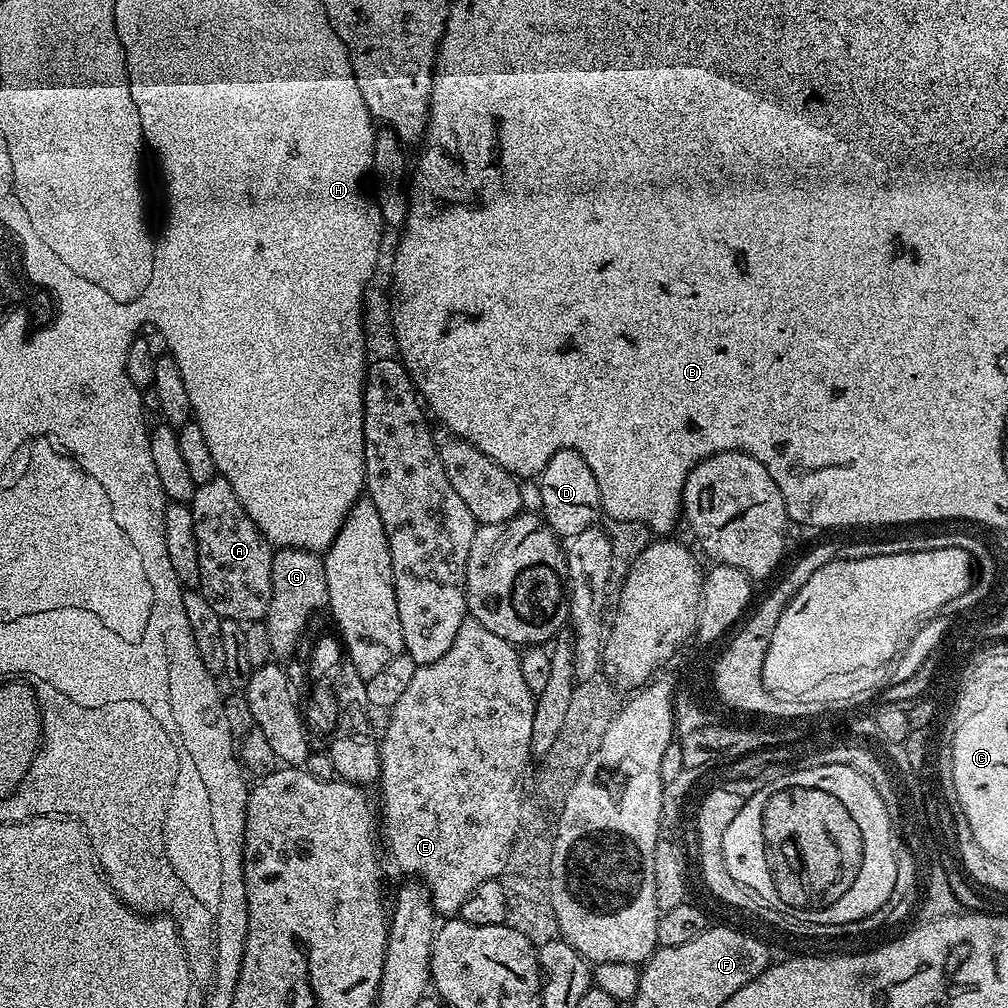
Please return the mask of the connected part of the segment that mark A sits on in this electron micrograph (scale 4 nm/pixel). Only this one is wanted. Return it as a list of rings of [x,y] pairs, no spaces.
[[[218,474],[210,482],[199,485],[190,507],[197,536],[199,592],[214,606],[221,620],[233,620],[242,625],[263,621],[272,593],[273,545],[260,533],[250,514],[242,510],[234,486],[230,486],[224,476]]]

